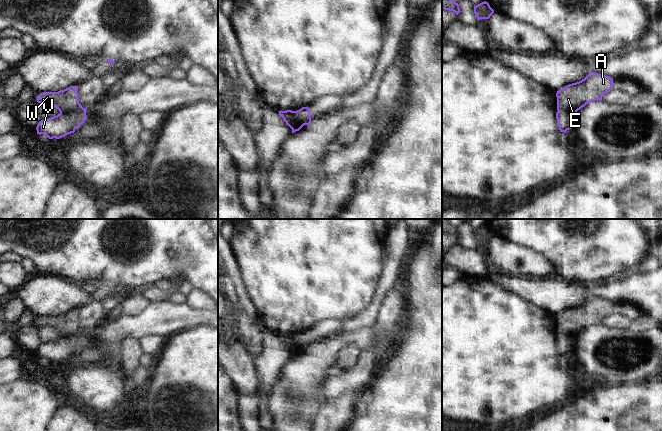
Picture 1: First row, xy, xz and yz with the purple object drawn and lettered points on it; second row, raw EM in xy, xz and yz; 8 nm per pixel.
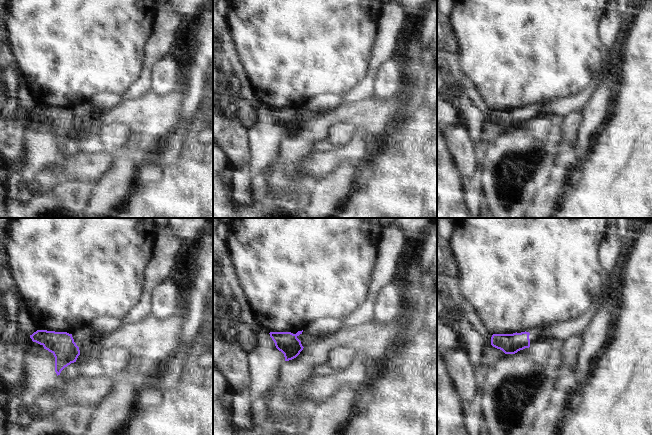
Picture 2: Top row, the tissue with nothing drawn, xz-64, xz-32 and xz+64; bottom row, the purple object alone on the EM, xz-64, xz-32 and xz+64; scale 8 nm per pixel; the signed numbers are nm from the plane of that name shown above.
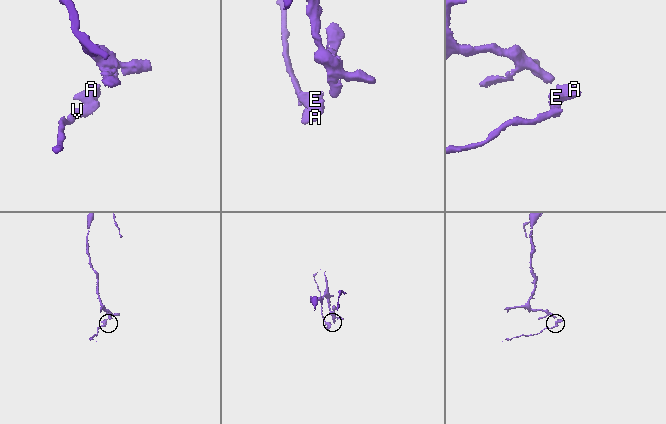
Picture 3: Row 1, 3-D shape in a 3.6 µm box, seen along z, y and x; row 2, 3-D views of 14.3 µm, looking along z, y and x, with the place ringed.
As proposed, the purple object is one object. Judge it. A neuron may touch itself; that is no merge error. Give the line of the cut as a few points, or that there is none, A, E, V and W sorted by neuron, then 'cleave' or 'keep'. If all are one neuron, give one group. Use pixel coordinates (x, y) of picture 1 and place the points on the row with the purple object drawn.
xz (296, 111), (296, 117), (291, 126), (292, 129) | A E W / V | cleave

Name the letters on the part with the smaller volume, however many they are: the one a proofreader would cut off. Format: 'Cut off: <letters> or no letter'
Cut off: V

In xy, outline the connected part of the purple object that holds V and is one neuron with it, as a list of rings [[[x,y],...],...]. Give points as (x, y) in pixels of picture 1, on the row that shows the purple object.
[[[80,107],[63,114],[41,120],[37,127],[37,134],[46,135],[49,139],[60,139],[68,134],[74,133],[75,129],[85,122],[86,108]]]

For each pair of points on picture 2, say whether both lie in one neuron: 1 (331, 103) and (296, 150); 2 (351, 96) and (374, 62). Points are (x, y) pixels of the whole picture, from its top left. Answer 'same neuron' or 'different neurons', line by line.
1: different neurons
2: same neuron

